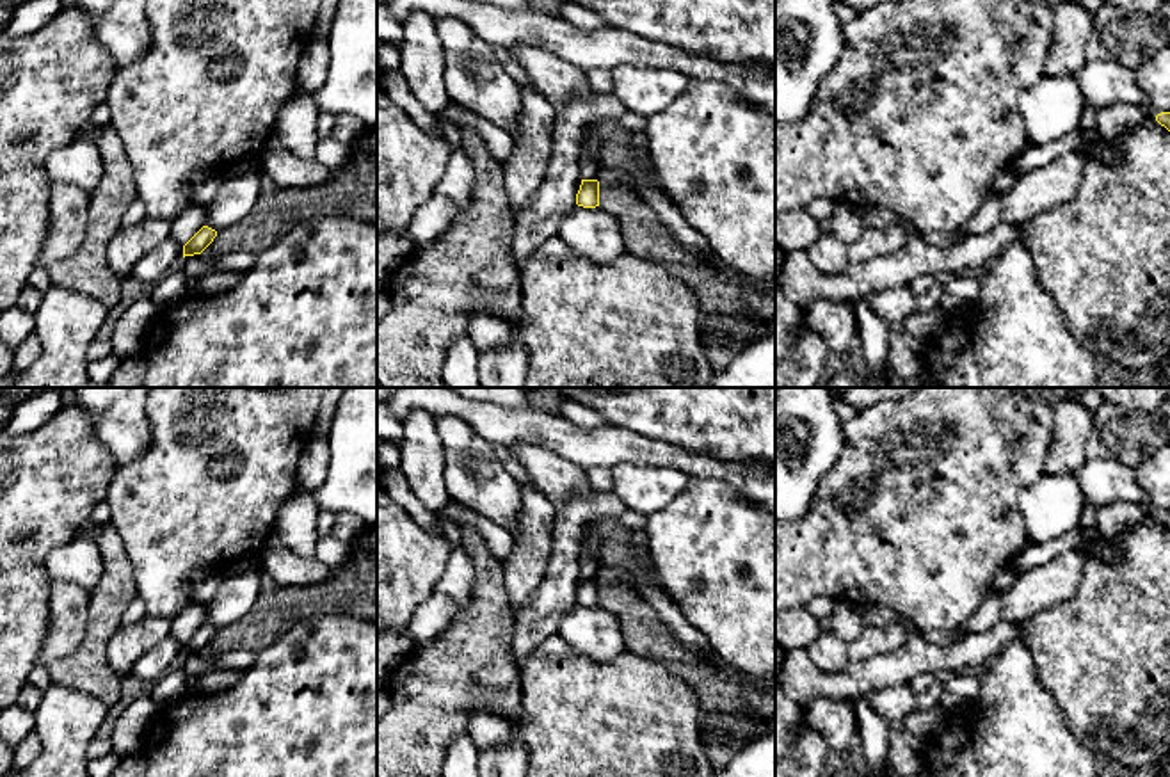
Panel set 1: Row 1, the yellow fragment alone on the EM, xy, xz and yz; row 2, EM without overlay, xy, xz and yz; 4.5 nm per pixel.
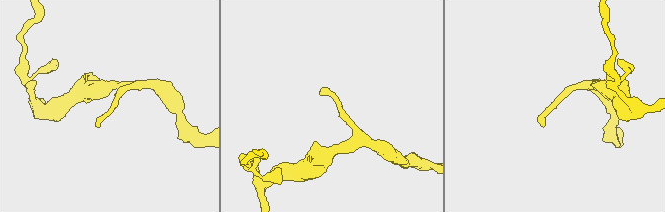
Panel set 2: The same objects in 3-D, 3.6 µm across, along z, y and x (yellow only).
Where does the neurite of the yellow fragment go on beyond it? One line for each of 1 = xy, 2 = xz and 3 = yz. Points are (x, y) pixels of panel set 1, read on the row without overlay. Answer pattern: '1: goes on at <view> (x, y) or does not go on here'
1: does not go on here
2: does not go on here
3: does not go on here

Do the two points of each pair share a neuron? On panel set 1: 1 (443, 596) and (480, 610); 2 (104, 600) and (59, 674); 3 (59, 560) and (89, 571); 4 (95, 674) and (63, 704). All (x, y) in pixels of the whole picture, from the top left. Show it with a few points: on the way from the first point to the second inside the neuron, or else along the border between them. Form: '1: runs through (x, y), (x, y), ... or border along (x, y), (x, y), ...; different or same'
1: border along (473, 564), (473, 584), (468, 601), (438, 635); different
2: runs through (104, 619), (95, 644), (79, 660); same
3: runs through (66, 562), (82, 564); same
4: border along (52, 681), (84, 690), (107, 708); different

